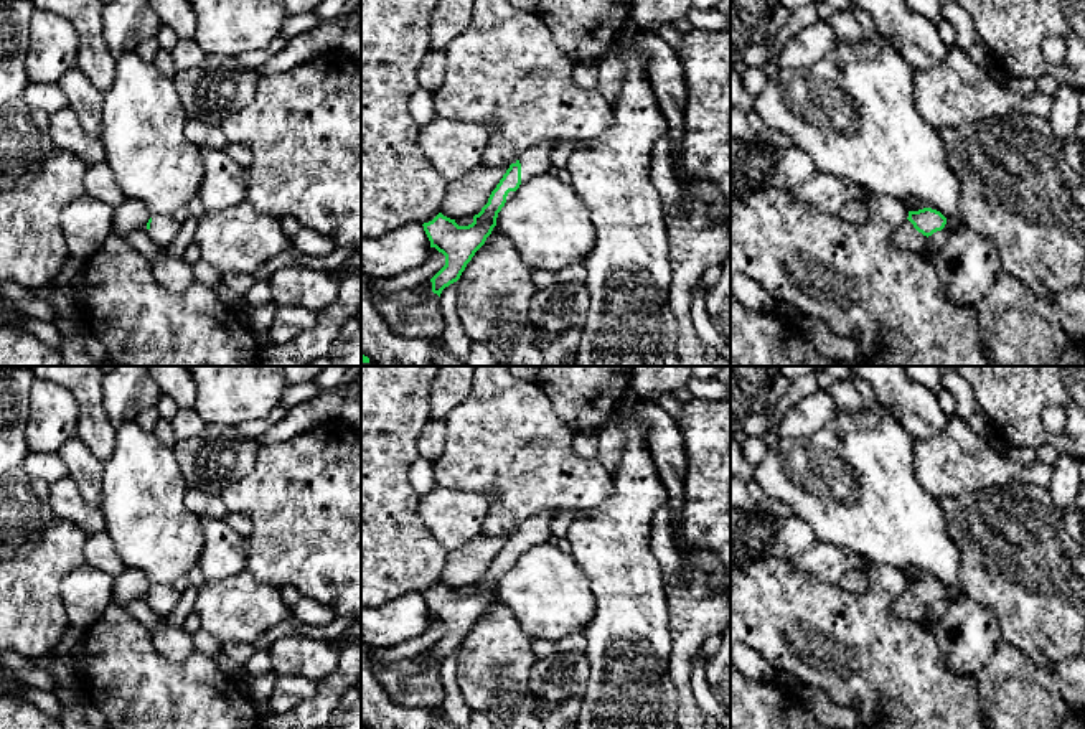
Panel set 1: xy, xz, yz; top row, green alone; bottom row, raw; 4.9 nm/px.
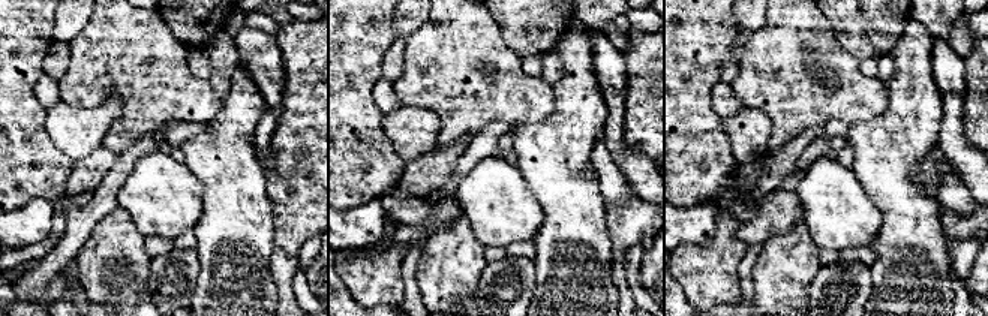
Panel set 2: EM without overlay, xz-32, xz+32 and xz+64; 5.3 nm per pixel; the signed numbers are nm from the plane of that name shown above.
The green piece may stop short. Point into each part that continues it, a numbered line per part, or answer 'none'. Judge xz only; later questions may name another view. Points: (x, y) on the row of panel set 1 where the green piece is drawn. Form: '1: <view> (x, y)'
1: xz (536, 160)

